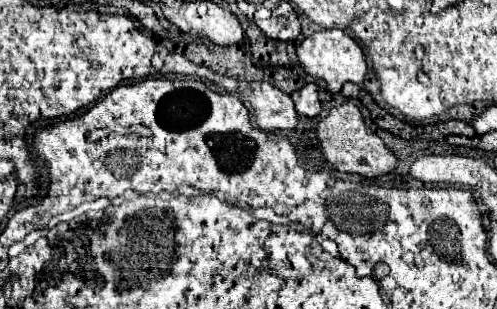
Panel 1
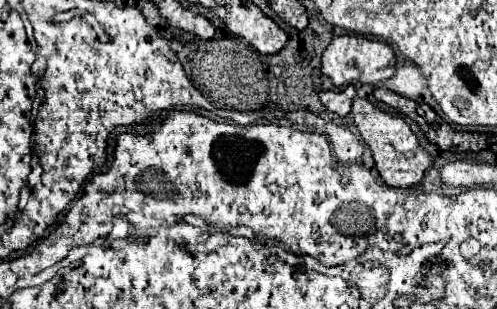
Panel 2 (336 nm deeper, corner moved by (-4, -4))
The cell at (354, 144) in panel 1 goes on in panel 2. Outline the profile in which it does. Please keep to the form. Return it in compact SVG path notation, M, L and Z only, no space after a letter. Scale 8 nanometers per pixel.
M356 98L352 102L350 114L354 118L354 124L356 124L360 136L372 150L372 156L374 156L374 162L376 162L376 168L378 168L382 180L392 188L410 188L410 186L418 184L424 170L432 164L432 158L428 156L428 152L424 152L420 148L416 136L408 128L408 124L402 118L394 118L394 116L374 108L368 100L362 100L362 98Z

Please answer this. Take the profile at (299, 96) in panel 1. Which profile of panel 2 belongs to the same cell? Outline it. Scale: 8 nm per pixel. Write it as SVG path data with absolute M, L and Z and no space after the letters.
M352 86L344 88L344 90L338 90L338 92L322 92L322 94L320 94L322 104L324 104L330 112L340 114L340 116L346 116L346 114L350 112L352 98L354 98L354 88L352 88Z

